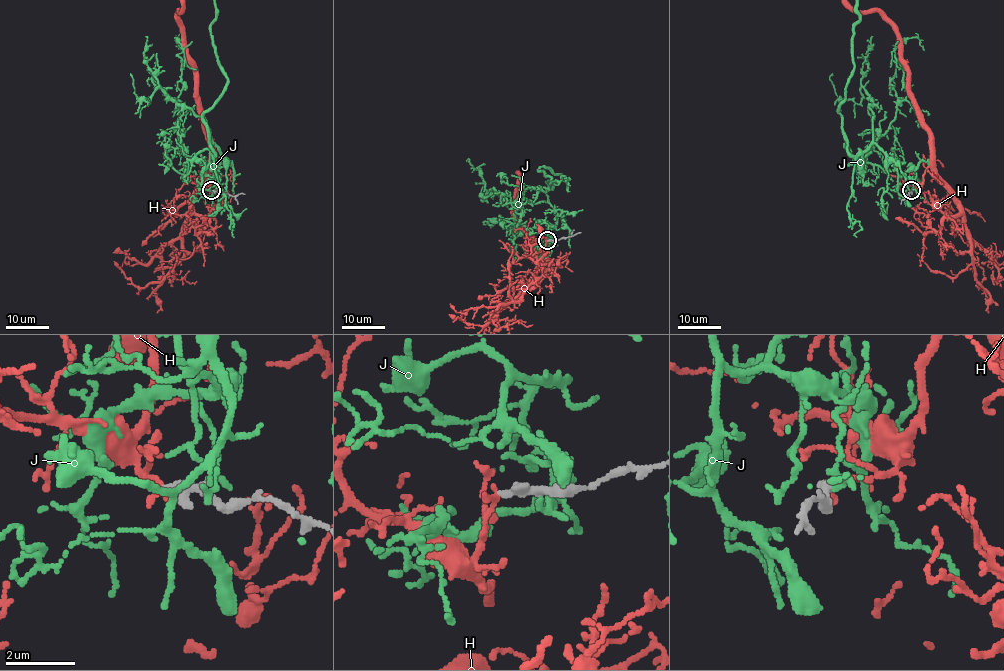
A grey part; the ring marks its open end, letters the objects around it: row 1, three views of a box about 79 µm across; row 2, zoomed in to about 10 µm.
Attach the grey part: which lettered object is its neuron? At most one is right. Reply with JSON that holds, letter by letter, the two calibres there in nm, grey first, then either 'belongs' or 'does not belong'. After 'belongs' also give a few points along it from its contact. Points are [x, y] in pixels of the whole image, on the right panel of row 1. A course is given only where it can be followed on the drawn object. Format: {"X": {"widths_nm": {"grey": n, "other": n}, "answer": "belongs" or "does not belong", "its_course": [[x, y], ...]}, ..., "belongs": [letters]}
{"H": {"widths_nm": {"grey": 320, "other": 190}, "answer": "does not belong"}, "J": {"widths_nm": {"grey": 420, "other": 120}, "answer": "does not belong"}, "belongs": []}

